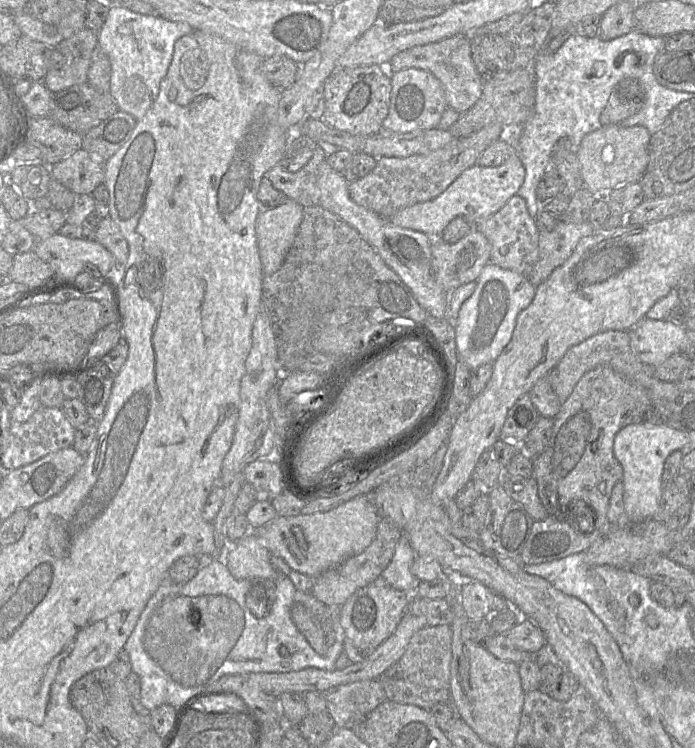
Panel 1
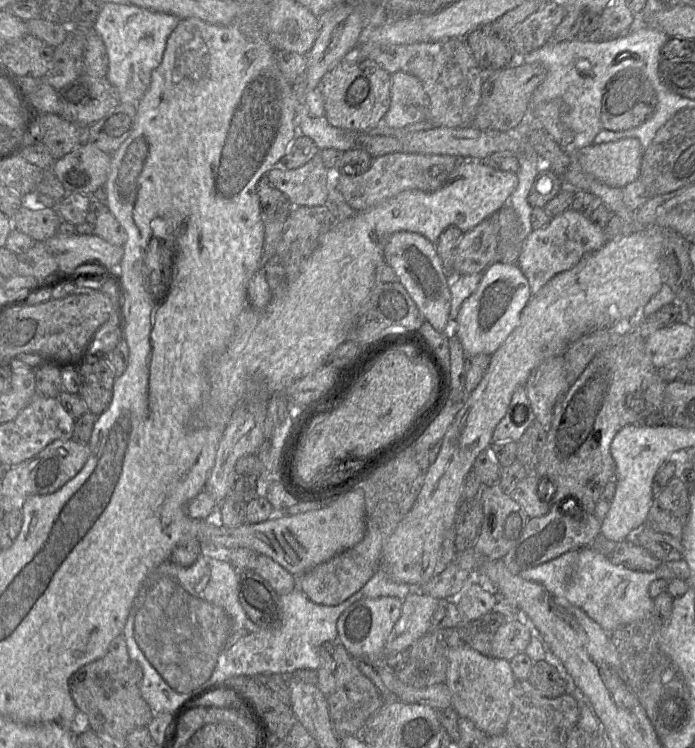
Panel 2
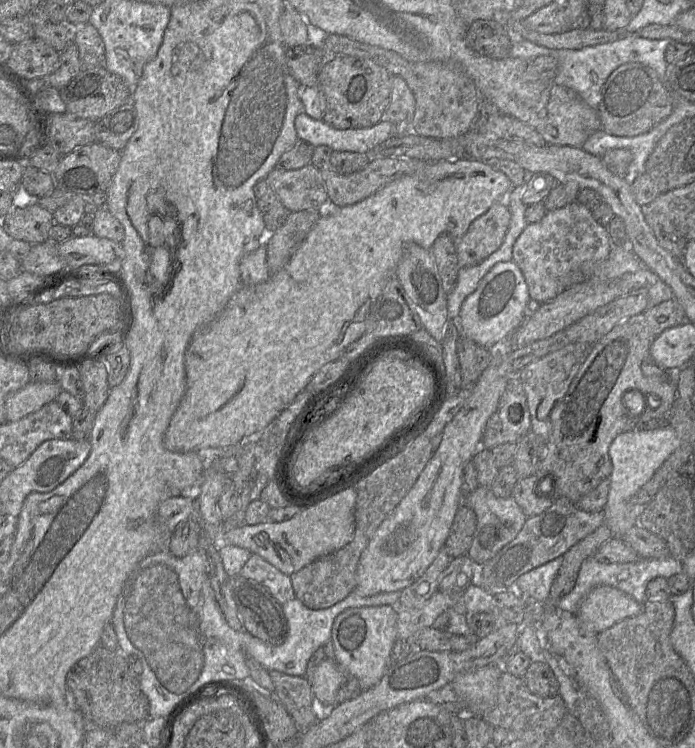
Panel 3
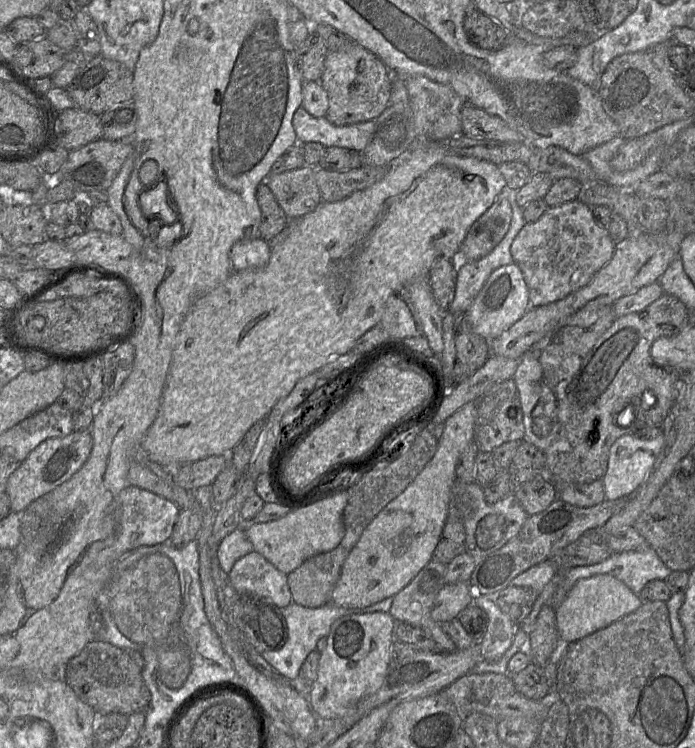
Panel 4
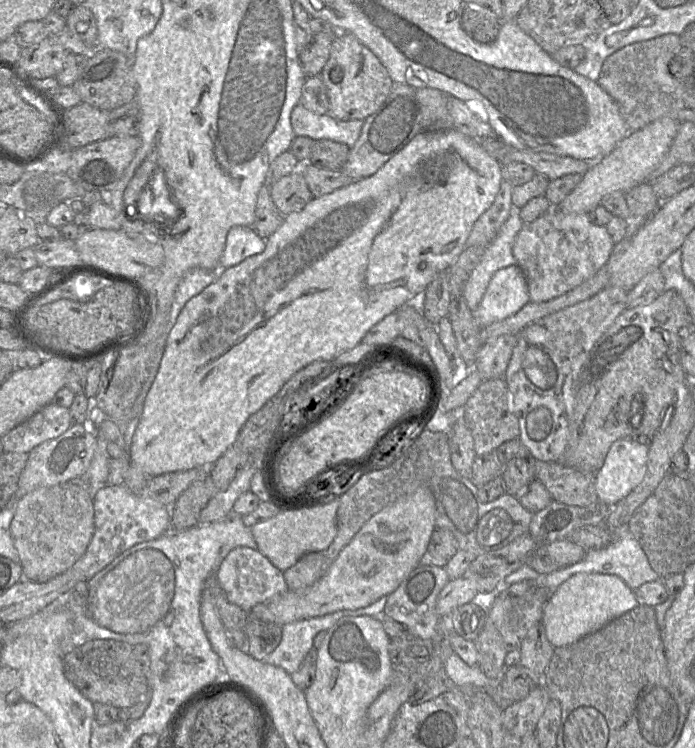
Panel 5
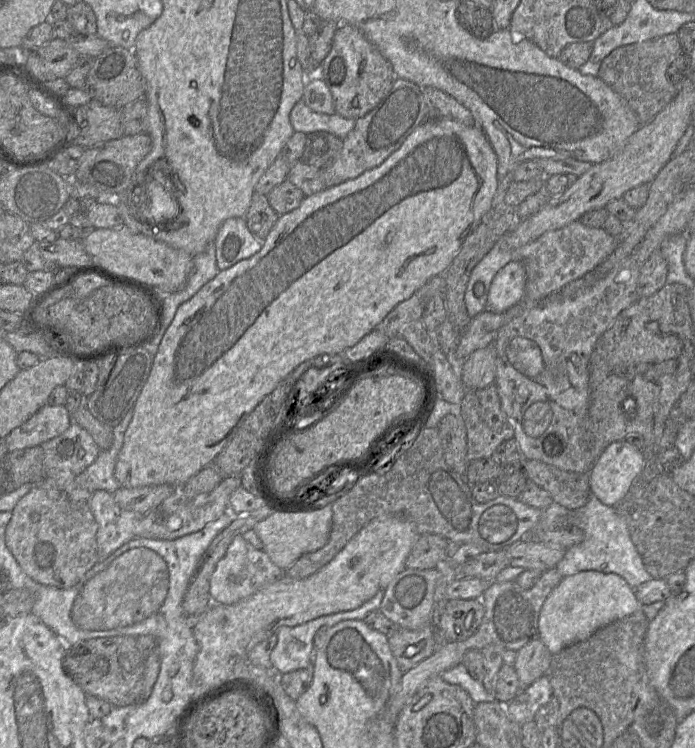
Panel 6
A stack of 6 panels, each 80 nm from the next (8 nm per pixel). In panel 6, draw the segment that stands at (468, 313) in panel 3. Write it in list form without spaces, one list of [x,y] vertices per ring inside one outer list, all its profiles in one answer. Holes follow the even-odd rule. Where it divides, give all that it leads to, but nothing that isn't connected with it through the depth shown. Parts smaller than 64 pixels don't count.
[[[517,259],[509,262],[495,275],[487,299],[487,309],[502,313],[516,305],[526,295],[526,271]]]

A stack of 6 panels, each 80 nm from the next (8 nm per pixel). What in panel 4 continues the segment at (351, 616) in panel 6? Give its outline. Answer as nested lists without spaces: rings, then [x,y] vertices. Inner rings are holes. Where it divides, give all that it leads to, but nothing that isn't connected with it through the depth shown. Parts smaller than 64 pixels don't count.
[[[388,597],[365,608],[340,607],[332,604],[319,608],[306,608],[292,602],[289,606],[282,609],[288,627],[288,638],[286,643],[279,650],[266,651],[261,653],[261,655],[264,660],[268,662],[276,671],[278,671],[285,679],[294,680],[298,677],[301,666],[303,665],[307,656],[317,648],[317,642],[321,638],[328,636],[334,621],[343,616],[351,614],[389,612],[392,602],[393,597]]]

